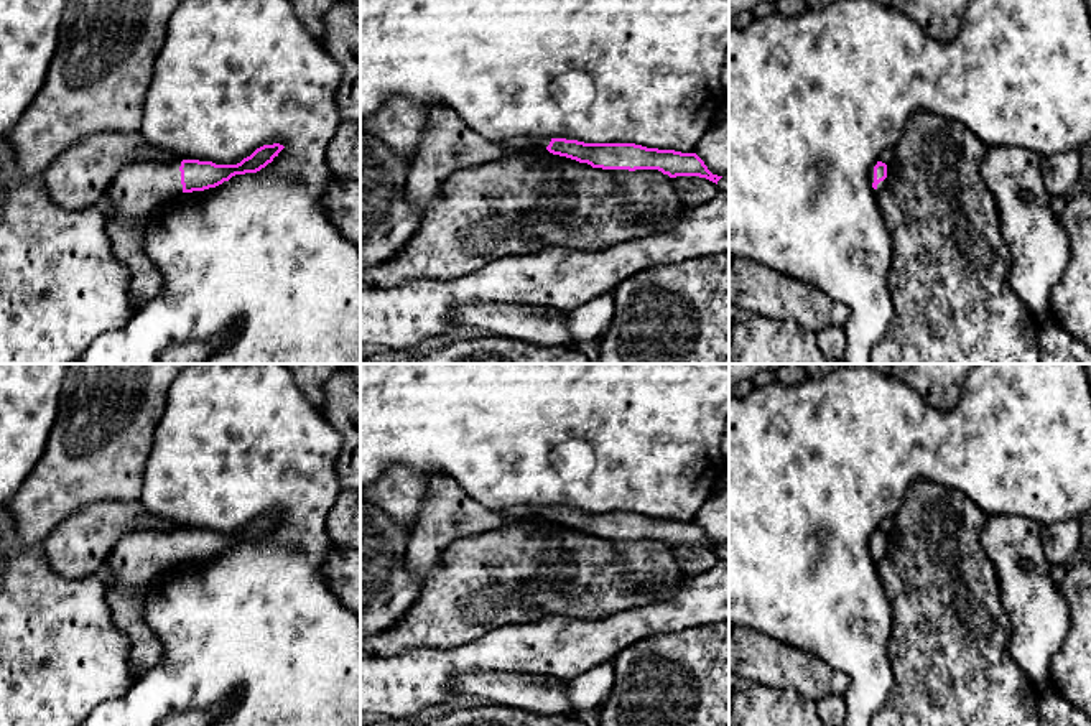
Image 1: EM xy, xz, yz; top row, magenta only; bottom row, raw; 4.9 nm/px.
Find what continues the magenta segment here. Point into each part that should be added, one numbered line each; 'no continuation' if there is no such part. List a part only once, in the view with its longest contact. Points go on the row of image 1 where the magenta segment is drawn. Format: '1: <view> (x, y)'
1: xy (139, 190)

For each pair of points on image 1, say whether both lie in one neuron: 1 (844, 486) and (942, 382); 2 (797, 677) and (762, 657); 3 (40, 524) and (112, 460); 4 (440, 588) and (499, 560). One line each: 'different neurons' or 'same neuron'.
1: different neurons
2: same neuron
3: same neuron
4: same neuron

